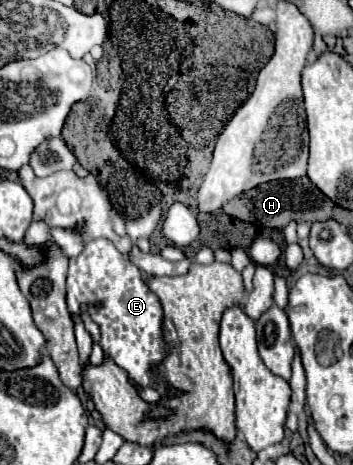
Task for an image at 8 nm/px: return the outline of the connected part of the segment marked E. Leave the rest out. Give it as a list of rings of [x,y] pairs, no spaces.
[[[109,239],[89,241],[85,251],[69,259],[67,275],[67,305],[71,315],[81,313],[81,305],[89,307],[89,317],[99,325],[99,345],[121,369],[127,371],[141,387],[165,389],[169,397],[183,393],[169,383],[163,383],[155,369],[169,353],[169,343],[163,337],[163,307],[157,295],[143,281],[141,269],[123,253],[115,249]]]

